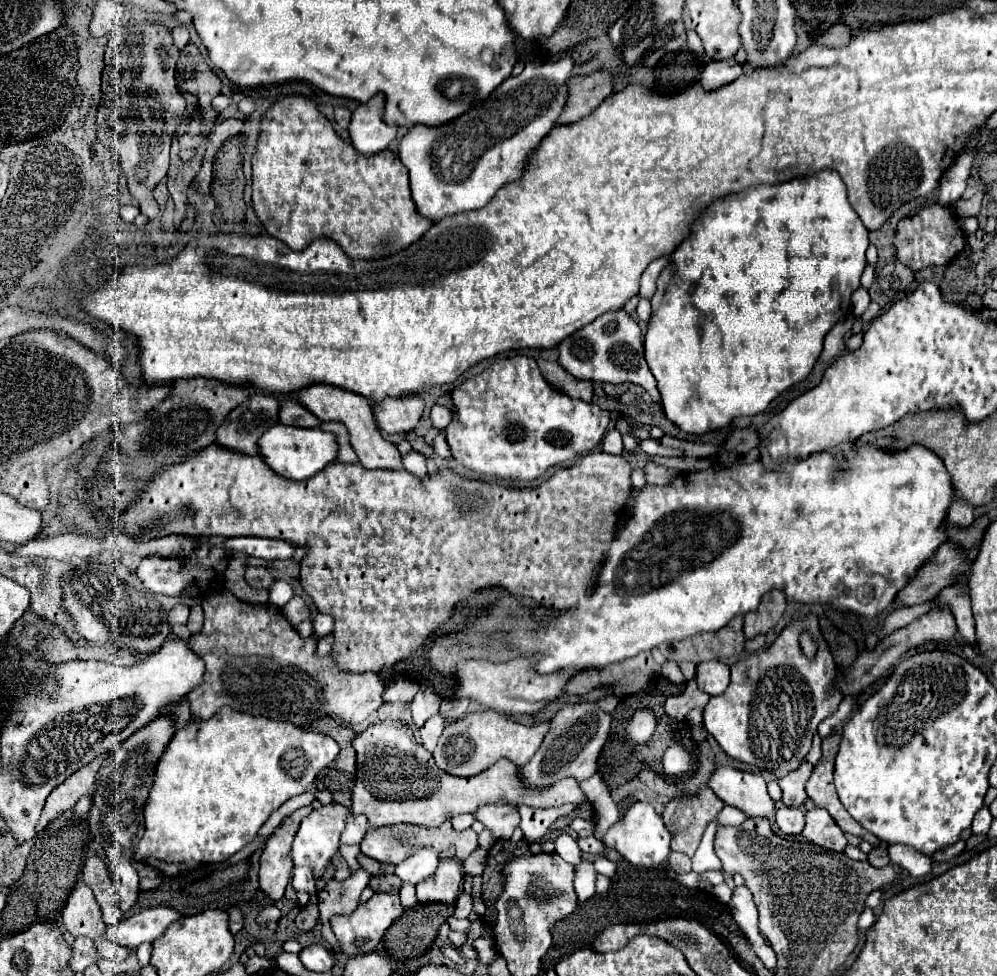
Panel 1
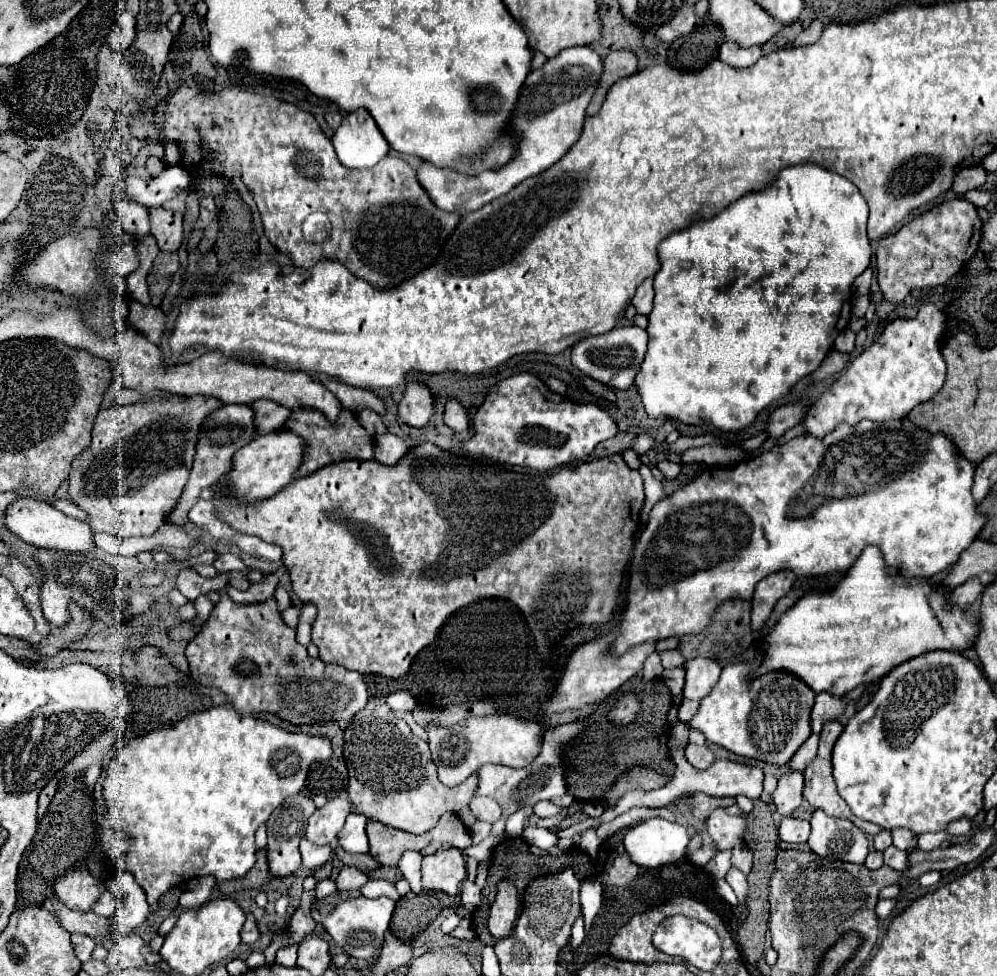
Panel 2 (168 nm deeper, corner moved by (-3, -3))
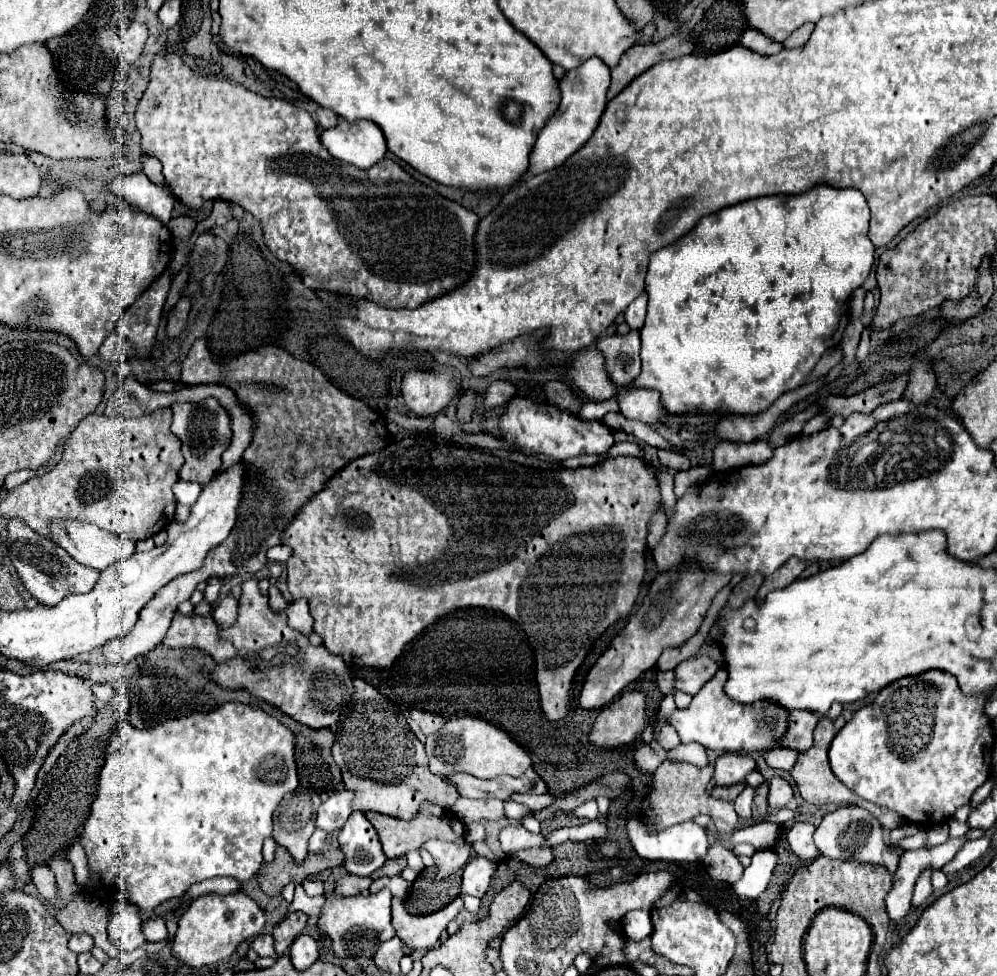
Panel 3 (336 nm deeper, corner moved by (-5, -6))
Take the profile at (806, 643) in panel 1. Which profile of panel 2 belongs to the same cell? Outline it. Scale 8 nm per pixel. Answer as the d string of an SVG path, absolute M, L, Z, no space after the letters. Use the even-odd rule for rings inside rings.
M868 547L862 551L860 559L848 569L848 573L844 575L844 579L838 583L838 587L830 593L812 593L812 595L806 595L802 599L798 599L782 617L780 621L776 623L776 627L764 637L766 645L764 645L764 663L760 667L758 673L754 675L760 675L764 671L770 671L770 669L786 669L786 671L792 671L794 675L800 675L800 679L804 679L808 683L808 687L812 687L812 691L820 693L820 691L828 691L832 695L844 695L848 691L852 691L854 687L858 687L860 683L868 683L868 681L874 681L878 677L884 677L886 673L890 673L896 665L904 663L906 659L912 659L912 657L918 657L922 653L928 653L928 651L934 651L934 649L948 649L948 651L958 651L958 649L968 649L974 645L976 641L976 635L978 635L978 621L974 617L970 617L966 611L960 611L956 607L946 607L946 597L948 591L944 591L942 587L932 587L928 583L928 579L914 579L914 581L906 581L906 579L900 579L900 577L890 577L886 573L886 567L884 567L884 559L880 555L880 551L876 547Z

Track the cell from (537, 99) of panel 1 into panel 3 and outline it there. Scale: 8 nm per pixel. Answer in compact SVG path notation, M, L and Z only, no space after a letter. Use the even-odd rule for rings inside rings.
M588 58L582 66L570 70L566 78L560 80L560 92L562 92L560 108L542 128L530 156L530 170L522 180L530 178L532 174L540 174L560 166L568 156L572 156L578 148L582 148L582 144L596 130L600 116L606 108L608 86L610 86L610 68L600 58Z

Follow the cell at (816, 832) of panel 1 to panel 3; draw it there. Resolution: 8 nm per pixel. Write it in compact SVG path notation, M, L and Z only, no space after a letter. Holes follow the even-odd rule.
M840 806L834 812L828 812L820 826L816 828L814 842L818 850L828 858L842 858L842 860L858 860L858 862L872 862L886 866L892 874L898 870L900 854L892 852L888 844L884 844L882 826L876 816L872 816L868 810L860 806Z

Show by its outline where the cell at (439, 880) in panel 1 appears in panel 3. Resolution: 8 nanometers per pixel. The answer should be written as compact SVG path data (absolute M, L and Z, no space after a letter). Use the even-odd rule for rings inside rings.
M428 840L428 842L424 842L422 848L428 850L436 860L436 870L438 870L436 878L442 878L442 876L446 878L452 872L464 868L464 864L468 862L470 852L472 852L470 844L458 846L454 842L442 842L442 840Z

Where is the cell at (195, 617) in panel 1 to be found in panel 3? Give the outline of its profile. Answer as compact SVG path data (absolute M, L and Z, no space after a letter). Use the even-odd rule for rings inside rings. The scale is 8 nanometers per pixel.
M212 576L212 578L208 580L208 586L206 586L206 590L204 590L204 598L206 598L208 602L214 602L214 600L218 600L218 594L220 594L220 588L222 588L222 584L224 584L224 580L222 580L222 578L218 578L218 576Z

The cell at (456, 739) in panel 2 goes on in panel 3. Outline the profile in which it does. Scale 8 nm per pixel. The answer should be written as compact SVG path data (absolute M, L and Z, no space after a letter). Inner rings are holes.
M474 716L464 718L450 718L446 724L426 738L426 756L430 760L432 774L450 776L456 772L466 772L476 778L496 778L502 774L522 776L530 766L530 756L524 752L504 730L490 726ZM464 736L464 740L462 740Z

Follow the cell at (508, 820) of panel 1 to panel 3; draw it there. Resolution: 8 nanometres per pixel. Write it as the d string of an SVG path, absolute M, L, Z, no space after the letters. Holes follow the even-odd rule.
M458 798L454 808L450 808L454 812L454 816L462 822L462 824L470 824L470 822L482 822L482 820L500 820L504 816L502 812L502 800L472 800L472 798Z

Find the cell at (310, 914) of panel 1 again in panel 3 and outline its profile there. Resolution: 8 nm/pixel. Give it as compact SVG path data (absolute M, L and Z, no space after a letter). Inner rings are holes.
M292 912L292 914L288 914L288 916L274 928L274 932L272 932L272 934L274 934L274 950L276 950L278 954L288 952L290 944L294 942L294 938L302 934L306 922L308 922L308 916L302 914L302 912Z

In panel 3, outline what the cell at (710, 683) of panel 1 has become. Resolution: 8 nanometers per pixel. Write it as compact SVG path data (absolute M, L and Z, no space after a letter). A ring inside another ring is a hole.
M692 656L674 668L674 688L694 696L718 670L718 664L708 656Z

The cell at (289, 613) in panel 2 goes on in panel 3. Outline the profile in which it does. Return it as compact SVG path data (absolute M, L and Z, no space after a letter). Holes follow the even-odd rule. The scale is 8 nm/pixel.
M272 582L270 588L268 588L268 596L270 596L270 606L272 606L272 610L278 610L278 612L284 612L284 610L286 610L288 602L284 600L284 596L280 594L280 590L276 588L274 582Z

